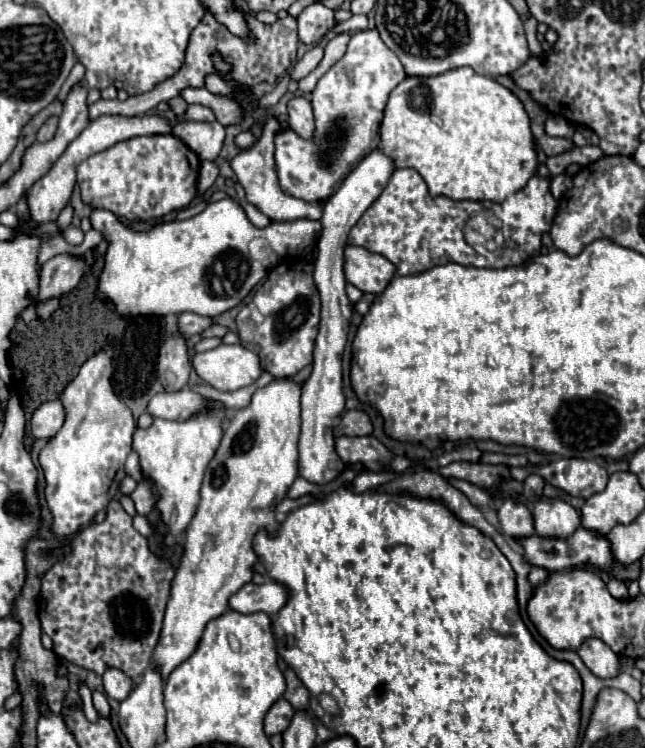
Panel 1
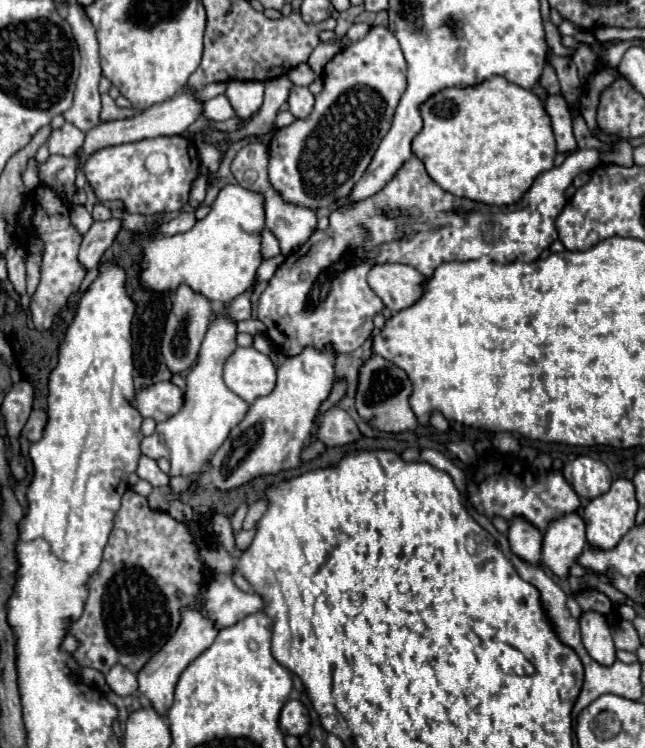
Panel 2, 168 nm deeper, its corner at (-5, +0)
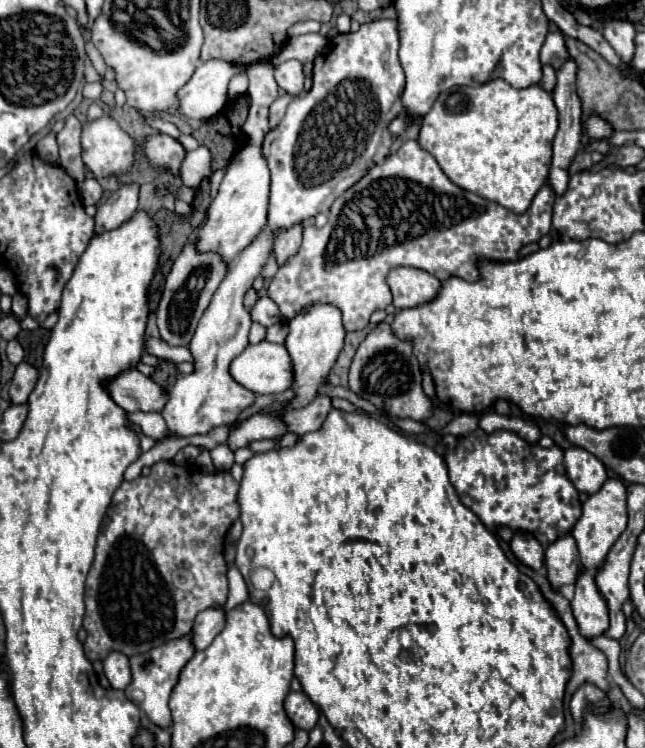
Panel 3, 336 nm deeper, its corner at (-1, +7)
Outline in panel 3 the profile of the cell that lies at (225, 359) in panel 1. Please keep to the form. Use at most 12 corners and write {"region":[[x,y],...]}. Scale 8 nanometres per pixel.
{"region":[[248,344],[230,374],[254,394],[294,384],[286,346]]}

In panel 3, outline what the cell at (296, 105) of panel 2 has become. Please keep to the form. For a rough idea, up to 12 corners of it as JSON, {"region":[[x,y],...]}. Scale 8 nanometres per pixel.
{"region":[[302,62],[274,66],[278,86],[298,96],[304,88]]}

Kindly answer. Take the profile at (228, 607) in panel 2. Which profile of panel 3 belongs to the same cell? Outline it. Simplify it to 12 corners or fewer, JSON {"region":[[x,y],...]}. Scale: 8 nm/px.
{"region":[[220,608],[204,610],[192,628],[194,650],[204,650],[224,628]]}

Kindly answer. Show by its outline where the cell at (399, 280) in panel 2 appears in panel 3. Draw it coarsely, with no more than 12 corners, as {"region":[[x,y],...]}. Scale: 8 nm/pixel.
{"region":[[394,268],[388,286],[402,310],[434,300],[442,282]]}

